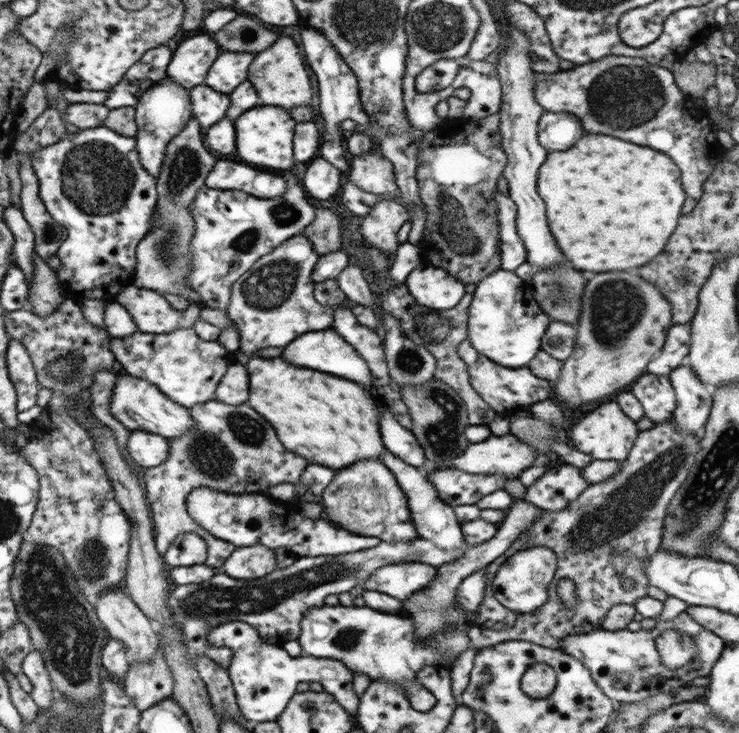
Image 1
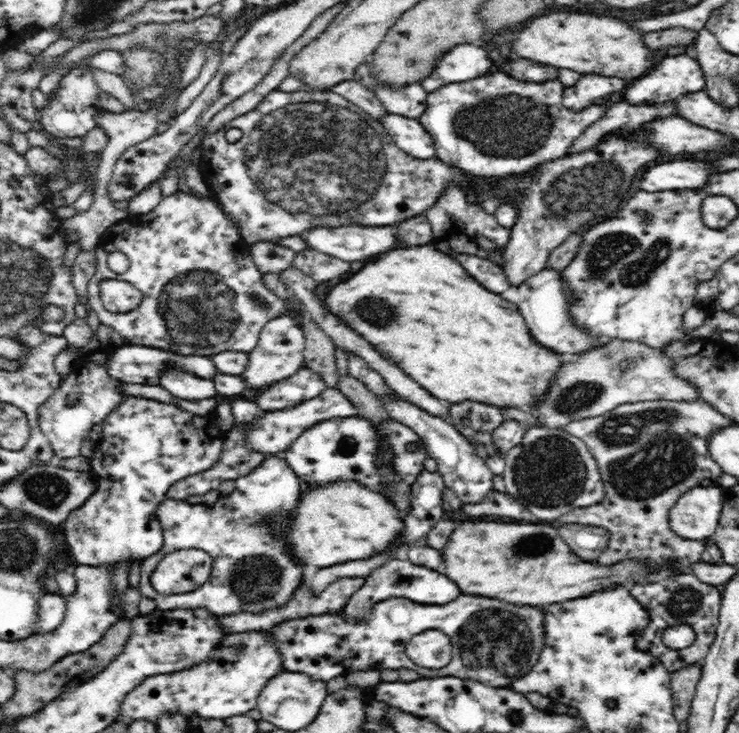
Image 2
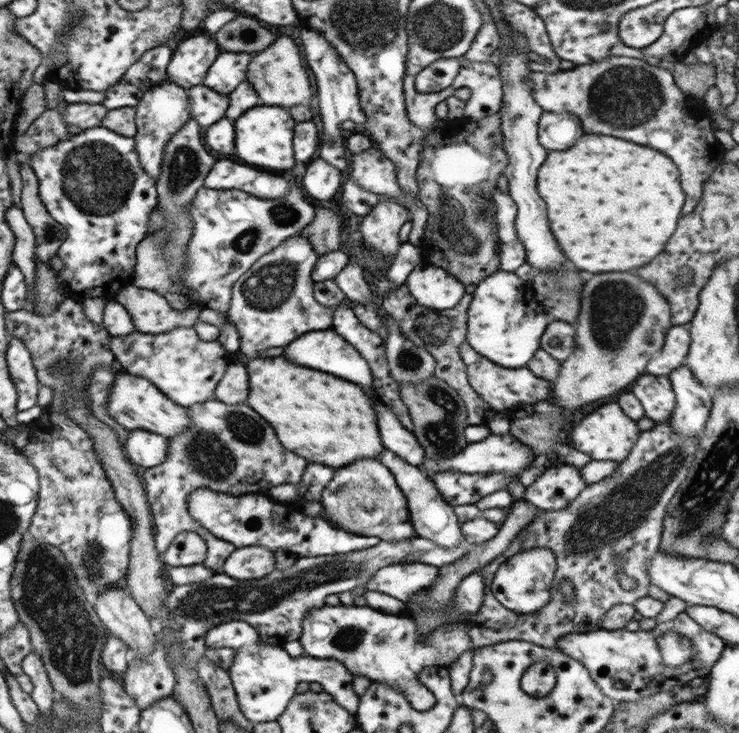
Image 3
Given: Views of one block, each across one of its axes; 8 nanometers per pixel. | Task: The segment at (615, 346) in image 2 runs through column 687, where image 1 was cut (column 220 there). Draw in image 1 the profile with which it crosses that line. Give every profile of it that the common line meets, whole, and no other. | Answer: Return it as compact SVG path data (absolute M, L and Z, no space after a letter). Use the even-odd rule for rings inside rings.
M233 360L227 366L227 372L223 374L221 382L217 384L217 388L213 392L213 398L217 402L221 402L221 404L237 406L237 404L245 404L247 402L247 394L249 394L249 374L247 374L247 368Z

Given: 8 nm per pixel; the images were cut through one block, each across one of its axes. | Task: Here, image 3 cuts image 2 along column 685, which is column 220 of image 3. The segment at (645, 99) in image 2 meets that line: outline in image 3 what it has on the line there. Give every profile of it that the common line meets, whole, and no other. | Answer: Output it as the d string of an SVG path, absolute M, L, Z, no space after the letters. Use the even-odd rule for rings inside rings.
M223 52L215 58L215 62L209 66L201 86L229 96L245 78L245 66L249 62L249 54L233 54L233 52Z

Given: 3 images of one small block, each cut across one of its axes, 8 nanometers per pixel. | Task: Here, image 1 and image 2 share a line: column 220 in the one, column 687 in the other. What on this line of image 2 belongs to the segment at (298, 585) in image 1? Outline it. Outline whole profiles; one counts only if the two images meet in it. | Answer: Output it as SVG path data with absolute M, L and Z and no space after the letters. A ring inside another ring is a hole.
M682 572L680 576L662 578L662 580L650 582L650 584L642 584L642 586L636 584L636 586L630 586L628 590L632 592L632 596L650 614L650 624L646 626L644 634L638 638L638 648L640 650L650 652L652 656L660 658L662 664L664 664L664 668L670 674L676 672L676 670L680 670L680 668L686 668L686 666L690 666L694 662L698 662L698 664L704 662L704 658L710 652L710 646L716 640L716 632L718 632L718 626L720 626L722 594L716 590L716 586L700 582L692 572ZM680 624L686 624L686 626L690 626L696 632L696 642L690 648L672 650L672 648L668 648L662 642L662 638L664 638L664 632L668 628L674 628L674 626L680 626Z

